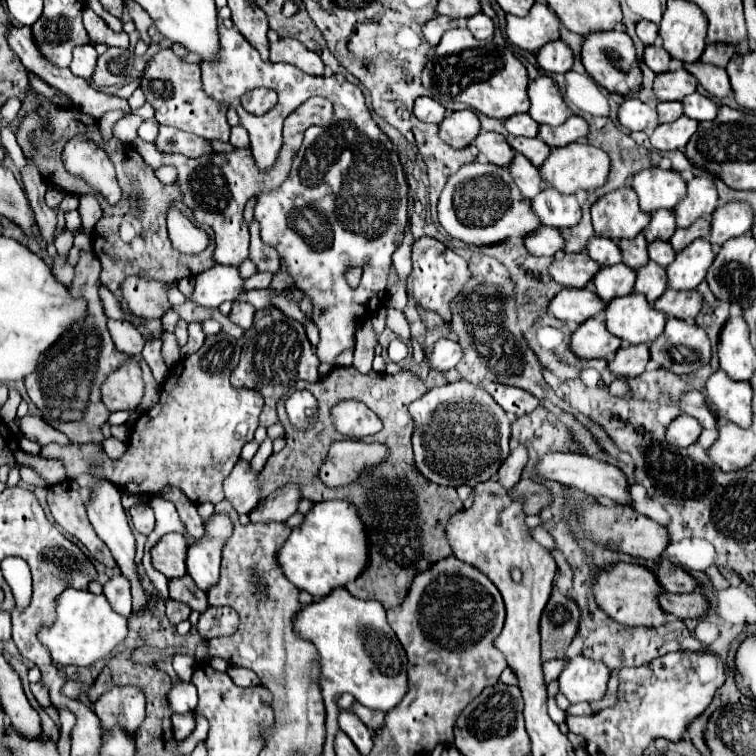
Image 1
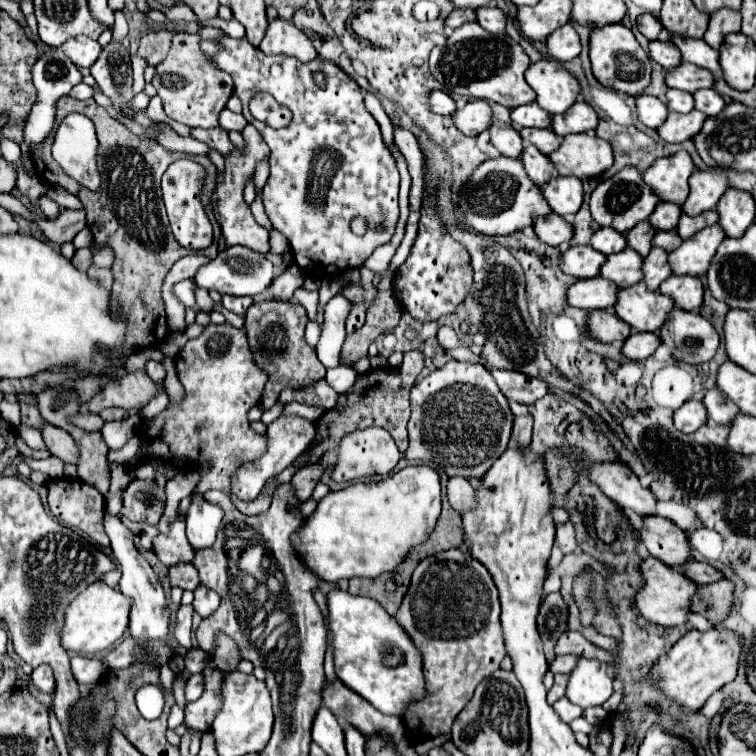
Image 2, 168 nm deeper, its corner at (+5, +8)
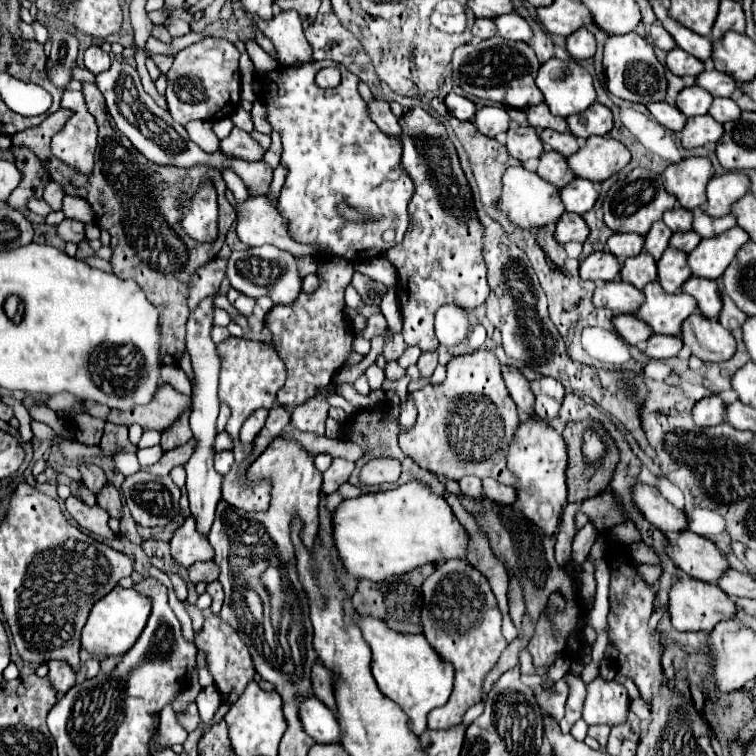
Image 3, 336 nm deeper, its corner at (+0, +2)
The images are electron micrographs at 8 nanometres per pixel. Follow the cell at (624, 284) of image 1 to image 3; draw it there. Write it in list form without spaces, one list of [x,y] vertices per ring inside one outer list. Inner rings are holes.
[[[643,251],[637,257],[625,259],[619,275],[623,281],[635,285],[637,289],[643,289],[647,283],[657,279],[657,263],[647,251]]]

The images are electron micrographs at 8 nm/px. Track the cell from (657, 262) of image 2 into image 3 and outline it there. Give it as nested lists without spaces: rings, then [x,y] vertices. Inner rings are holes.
[[[669,247],[663,257],[657,261],[659,267],[659,283],[665,287],[667,293],[681,291],[683,283],[693,275],[687,267],[687,253]]]

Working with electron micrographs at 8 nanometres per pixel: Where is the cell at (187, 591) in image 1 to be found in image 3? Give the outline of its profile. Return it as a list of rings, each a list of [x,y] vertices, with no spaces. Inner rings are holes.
[[[207,561],[207,563],[195,563],[189,567],[189,579],[193,583],[199,583],[199,581],[205,581],[205,583],[211,583],[219,577],[219,567],[213,563],[213,561]]]

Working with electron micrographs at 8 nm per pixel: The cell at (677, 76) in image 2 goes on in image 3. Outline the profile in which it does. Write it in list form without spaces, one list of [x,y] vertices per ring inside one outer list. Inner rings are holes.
[[[705,69],[697,77],[697,85],[707,89],[713,97],[733,97],[735,93],[739,93],[737,81],[731,75],[725,75],[715,69]]]

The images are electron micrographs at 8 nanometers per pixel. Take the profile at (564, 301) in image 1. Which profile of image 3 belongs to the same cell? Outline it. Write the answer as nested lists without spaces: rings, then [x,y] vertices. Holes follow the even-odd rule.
[[[609,281],[599,283],[593,295],[595,307],[607,307],[615,315],[619,313],[635,313],[637,307],[645,301],[641,289],[625,283],[625,281]]]

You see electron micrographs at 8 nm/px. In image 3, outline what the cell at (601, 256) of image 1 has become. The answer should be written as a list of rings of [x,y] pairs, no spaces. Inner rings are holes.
[[[615,233],[607,241],[609,251],[619,259],[639,255],[643,251],[643,245],[645,245],[645,237],[641,237],[637,233]]]

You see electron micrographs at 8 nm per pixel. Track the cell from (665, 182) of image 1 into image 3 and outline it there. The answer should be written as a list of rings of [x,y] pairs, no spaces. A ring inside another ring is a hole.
[[[689,157],[665,169],[663,185],[685,209],[695,209],[705,205],[705,187],[711,177],[713,165],[707,157]]]

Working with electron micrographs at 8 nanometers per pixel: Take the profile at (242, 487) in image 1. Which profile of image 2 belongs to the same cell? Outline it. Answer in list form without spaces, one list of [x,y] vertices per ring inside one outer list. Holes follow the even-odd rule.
[[[278,417],[272,425],[268,425],[266,431],[266,453],[262,457],[258,457],[256,461],[250,461],[246,465],[240,465],[240,469],[236,469],[236,473],[232,475],[230,481],[230,489],[232,493],[240,499],[240,501],[252,501],[260,495],[260,491],[264,489],[266,481],[278,473],[282,473],[304,449],[306,445],[314,439],[314,423],[308,419],[300,419],[300,417]]]

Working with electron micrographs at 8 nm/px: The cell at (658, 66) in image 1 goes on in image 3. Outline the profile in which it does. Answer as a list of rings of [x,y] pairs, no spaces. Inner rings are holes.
[[[679,47],[671,49],[667,53],[667,67],[679,75],[679,77],[685,77],[685,75],[691,75],[691,77],[697,77],[703,69],[705,69],[705,63],[693,59],[693,55],[681,51]]]

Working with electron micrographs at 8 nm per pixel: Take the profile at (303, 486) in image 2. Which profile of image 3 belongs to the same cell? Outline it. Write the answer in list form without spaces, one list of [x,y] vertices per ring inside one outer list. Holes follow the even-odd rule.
[[[333,459],[331,467],[323,473],[323,491],[327,495],[335,493],[349,479],[349,475],[353,473],[353,469],[355,469],[355,463],[351,463],[351,461]]]

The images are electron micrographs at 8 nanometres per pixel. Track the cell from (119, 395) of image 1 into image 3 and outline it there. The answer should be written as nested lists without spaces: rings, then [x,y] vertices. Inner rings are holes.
[[[161,385],[155,393],[155,399],[149,405],[139,405],[133,411],[117,411],[109,413],[109,421],[117,425],[141,425],[143,429],[165,431],[169,429],[177,417],[189,409],[189,397],[177,393],[171,385]]]

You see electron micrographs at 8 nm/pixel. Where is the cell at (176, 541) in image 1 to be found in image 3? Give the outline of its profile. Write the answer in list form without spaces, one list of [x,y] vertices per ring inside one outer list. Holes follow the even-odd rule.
[[[187,517],[183,521],[183,525],[173,533],[173,539],[169,543],[173,559],[183,567],[191,567],[197,561],[213,559],[213,547],[209,547],[207,535],[201,535],[197,531],[197,523],[193,523],[193,517]]]

